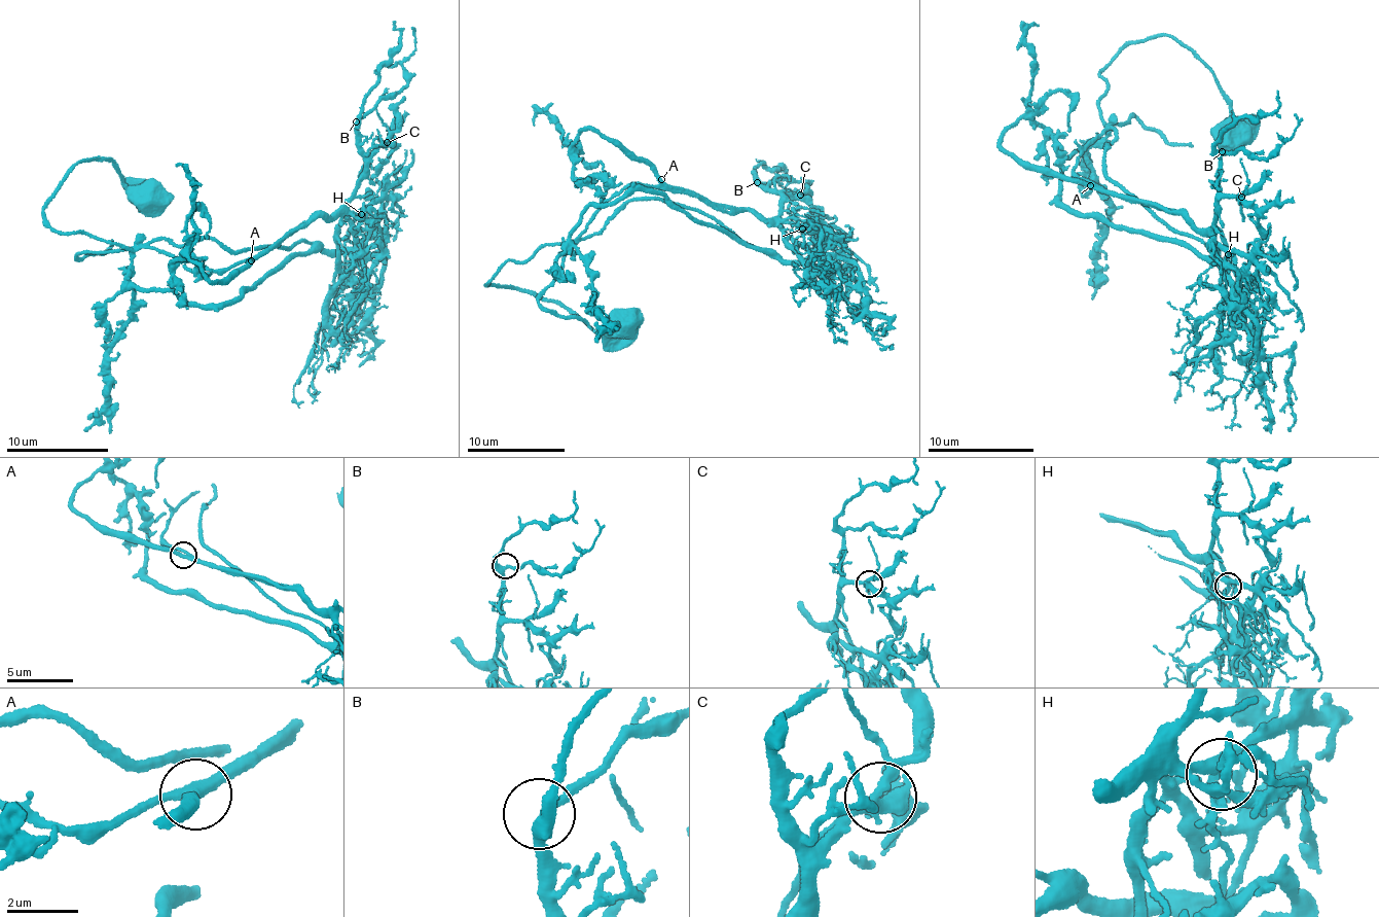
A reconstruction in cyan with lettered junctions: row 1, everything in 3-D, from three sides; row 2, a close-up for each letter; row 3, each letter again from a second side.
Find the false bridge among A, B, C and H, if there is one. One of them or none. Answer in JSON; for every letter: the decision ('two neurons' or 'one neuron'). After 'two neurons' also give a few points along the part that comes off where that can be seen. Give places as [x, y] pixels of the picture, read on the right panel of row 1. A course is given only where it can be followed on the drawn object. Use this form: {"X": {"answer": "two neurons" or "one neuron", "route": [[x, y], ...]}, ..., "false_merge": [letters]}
{"A": {"answer": "one neuron"}, "B": {"answer": "one neuron"}, "C": {"answer": "one neuron"}, "H": {"answer": "two neurons", "route": [[1227, 253], [1187, 218], [1074, 172], [1110, 122], [1135, 117], [1168, 143], [1192, 142]]}, "false_merge": ["H"]}

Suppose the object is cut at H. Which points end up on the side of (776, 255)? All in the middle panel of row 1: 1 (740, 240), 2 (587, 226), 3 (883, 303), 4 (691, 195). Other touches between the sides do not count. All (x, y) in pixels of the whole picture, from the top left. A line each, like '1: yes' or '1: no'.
1: yes
2: no
3: yes
4: no

